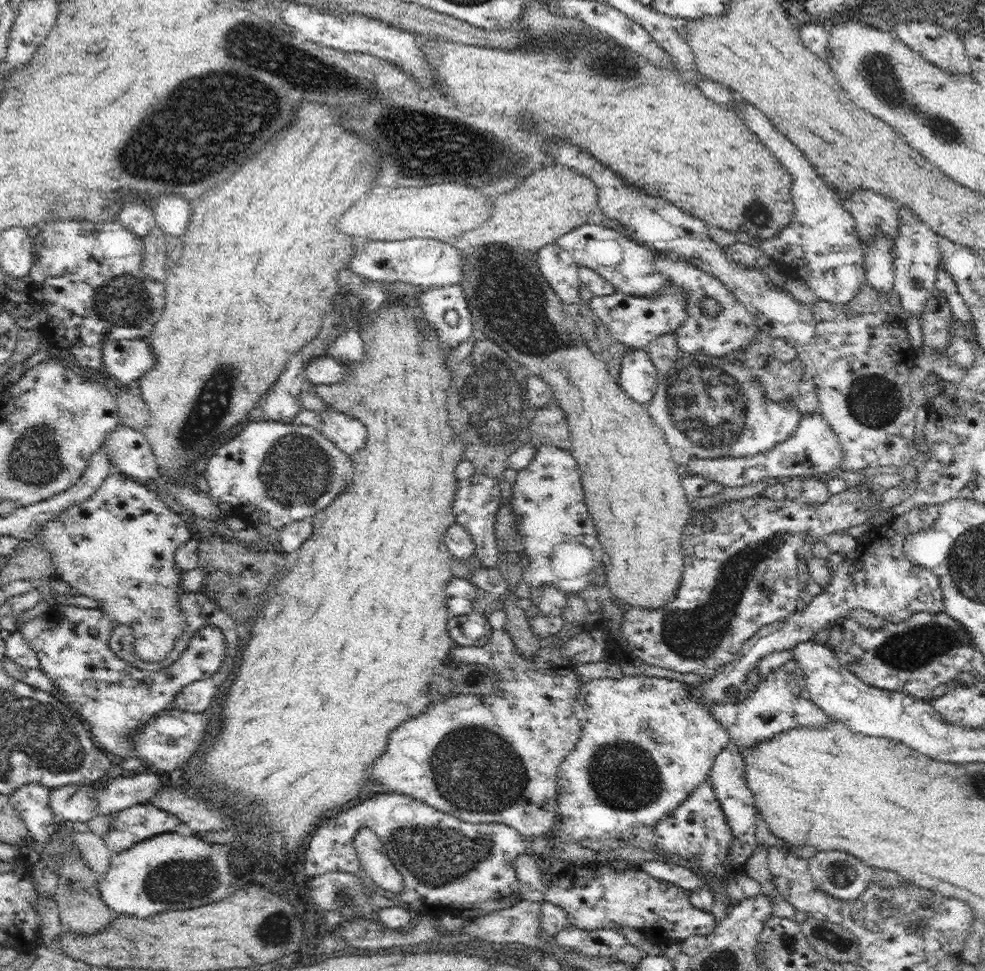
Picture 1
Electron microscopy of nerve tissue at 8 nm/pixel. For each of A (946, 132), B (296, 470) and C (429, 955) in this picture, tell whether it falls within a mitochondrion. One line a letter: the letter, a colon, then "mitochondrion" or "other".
A: mitochondrion
B: mitochondrion
C: other

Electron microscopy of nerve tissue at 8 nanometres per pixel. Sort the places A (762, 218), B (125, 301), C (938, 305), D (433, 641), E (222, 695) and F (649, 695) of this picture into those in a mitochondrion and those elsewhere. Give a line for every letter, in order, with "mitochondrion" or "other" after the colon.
A: mitochondrion
B: mitochondrion
C: other
D: other
E: other
F: other

